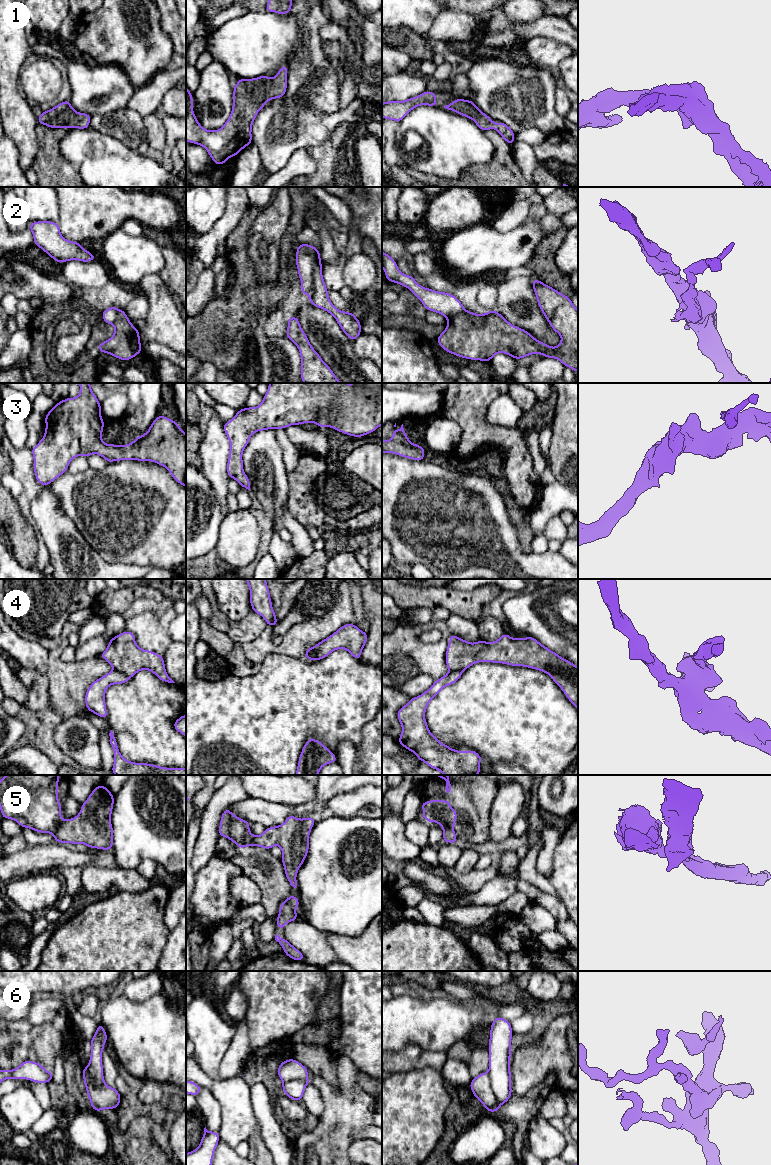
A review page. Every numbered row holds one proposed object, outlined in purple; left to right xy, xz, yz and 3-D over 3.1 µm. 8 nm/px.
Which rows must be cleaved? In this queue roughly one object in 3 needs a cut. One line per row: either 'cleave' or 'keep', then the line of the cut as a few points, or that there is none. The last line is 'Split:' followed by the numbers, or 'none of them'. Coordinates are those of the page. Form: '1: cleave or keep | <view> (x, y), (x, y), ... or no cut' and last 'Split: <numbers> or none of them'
1: keep | no cut
2: cleave | xz (319, 261), (313, 265), (313, 290), (309, 296)
3: keep | no cut
4: cleave | xy (114, 669), (124, 673), (129, 678)
5: cleave | xy (63, 819), (53, 834)
6: cleave | yz (487, 1072), (490, 1078), (490, 1087), (499, 1106)
Split: 2, 4, 5, 6

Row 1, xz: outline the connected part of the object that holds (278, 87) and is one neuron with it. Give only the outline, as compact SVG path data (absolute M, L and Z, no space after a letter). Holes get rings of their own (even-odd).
M282 65L272 79L265 75L252 79L239 79L233 89L232 112L219 130L209 131L200 125L193 112L192 93L186 87L186 142L203 146L217 166L226 163L230 157L238 155L242 149L251 145L252 125L257 113L266 105L268 100L282 98L285 95L287 71L288 66Z

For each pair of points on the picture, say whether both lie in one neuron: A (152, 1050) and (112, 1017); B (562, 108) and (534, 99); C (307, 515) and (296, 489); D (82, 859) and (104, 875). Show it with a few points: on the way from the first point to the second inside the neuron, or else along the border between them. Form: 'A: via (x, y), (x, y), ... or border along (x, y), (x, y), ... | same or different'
A: via (142, 1043), (122, 1024) | same
B: border along (555, 85), (555, 110), (564, 118) | different
C: via (305, 509), (302, 505), (302, 495) | same
D: border along (92, 863), (83, 868) | different

